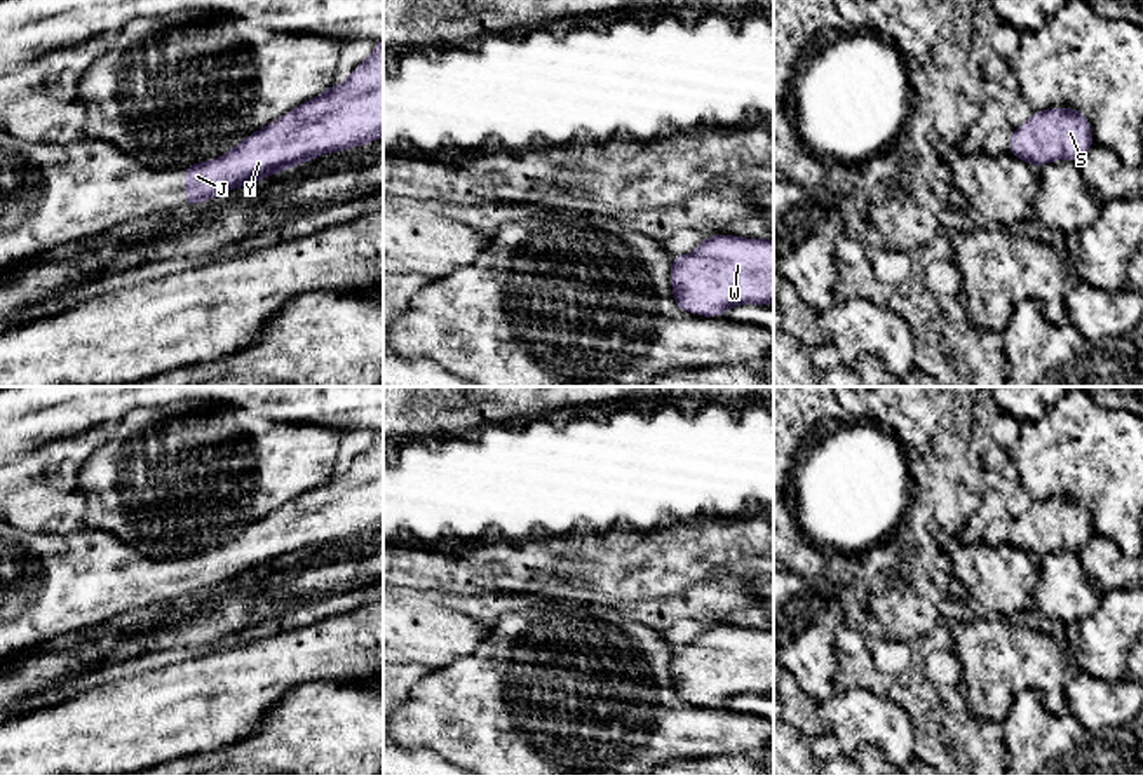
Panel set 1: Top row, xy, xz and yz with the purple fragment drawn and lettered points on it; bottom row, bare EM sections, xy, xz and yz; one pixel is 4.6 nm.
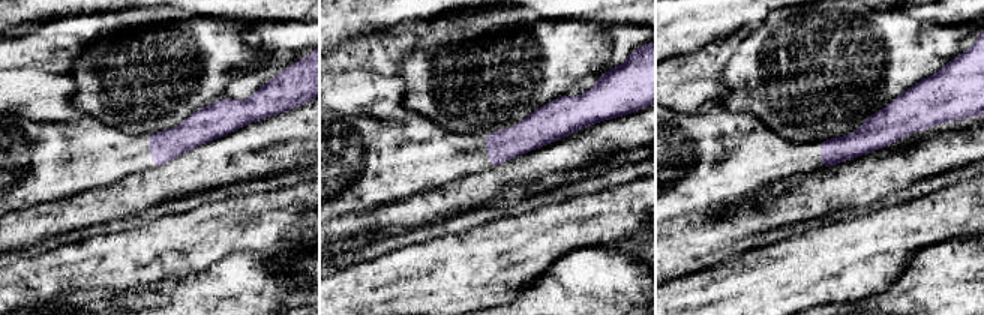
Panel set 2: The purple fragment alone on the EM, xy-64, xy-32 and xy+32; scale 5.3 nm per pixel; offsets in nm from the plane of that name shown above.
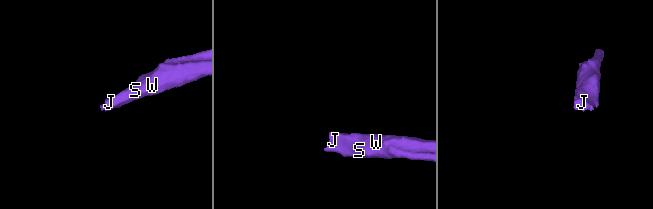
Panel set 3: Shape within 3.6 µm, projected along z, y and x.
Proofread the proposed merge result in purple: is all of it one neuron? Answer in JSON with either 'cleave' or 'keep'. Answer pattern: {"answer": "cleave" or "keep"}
{"answer": "keep"}

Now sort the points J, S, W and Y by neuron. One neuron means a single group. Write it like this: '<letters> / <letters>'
J S W Y

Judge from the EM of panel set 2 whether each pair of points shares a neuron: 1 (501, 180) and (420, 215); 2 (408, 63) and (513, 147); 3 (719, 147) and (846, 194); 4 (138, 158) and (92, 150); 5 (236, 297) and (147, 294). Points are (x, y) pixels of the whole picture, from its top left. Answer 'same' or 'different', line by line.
1: same
2: different
3: different
4: same
5: different

